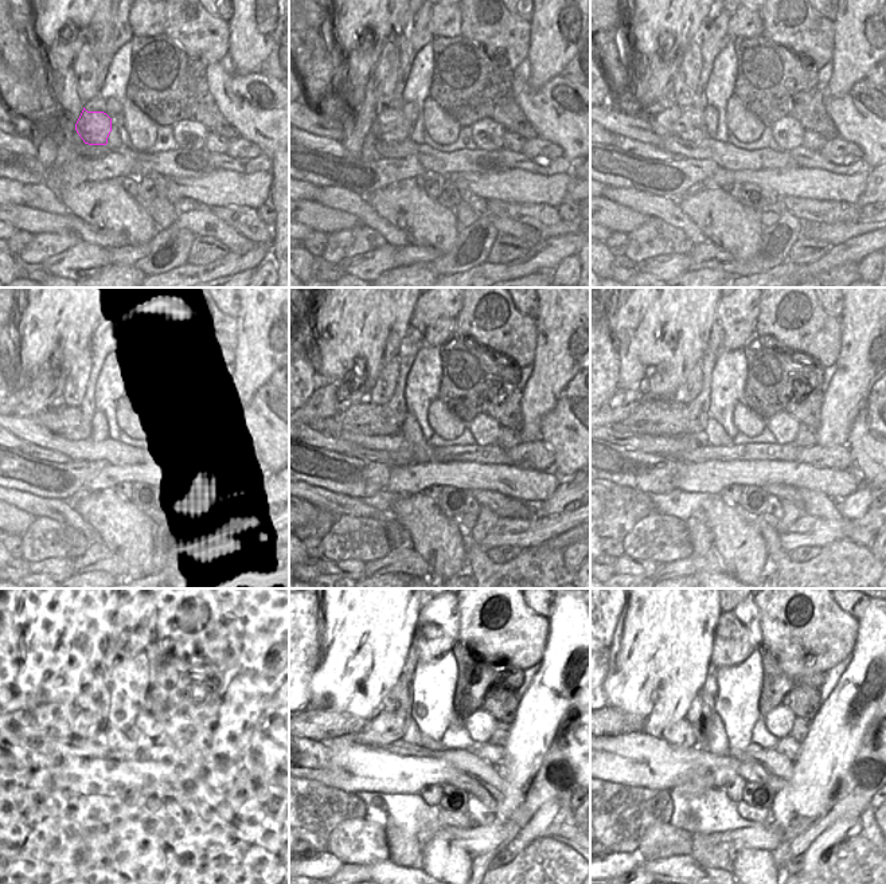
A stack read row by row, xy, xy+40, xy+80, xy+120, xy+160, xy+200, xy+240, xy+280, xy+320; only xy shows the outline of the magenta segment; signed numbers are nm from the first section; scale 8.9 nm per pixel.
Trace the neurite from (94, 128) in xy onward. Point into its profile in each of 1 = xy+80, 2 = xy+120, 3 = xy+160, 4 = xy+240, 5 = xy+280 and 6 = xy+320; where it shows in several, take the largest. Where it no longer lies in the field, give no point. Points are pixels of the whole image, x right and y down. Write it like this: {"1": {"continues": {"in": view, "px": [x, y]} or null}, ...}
{"1": {"continues": {"in": "xy+80", "px": [690, 125]}}, "2": {"continues": {"in": "xy+120", "px": [59, 418]}}, "3": {"continues": {"in": "xy+160", "px": [365, 418]}}, "4": {"continues": {"in": "xy+240", "px": [54, 719]}}, "5": {"continues": {"in": "xy+280", "px": [316, 723]}}, "6": {"continues": {"in": "xy+320", "px": [617, 723]}}}

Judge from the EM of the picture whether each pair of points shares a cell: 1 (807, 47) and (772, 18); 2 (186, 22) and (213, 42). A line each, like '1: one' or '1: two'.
1: one
2: one

